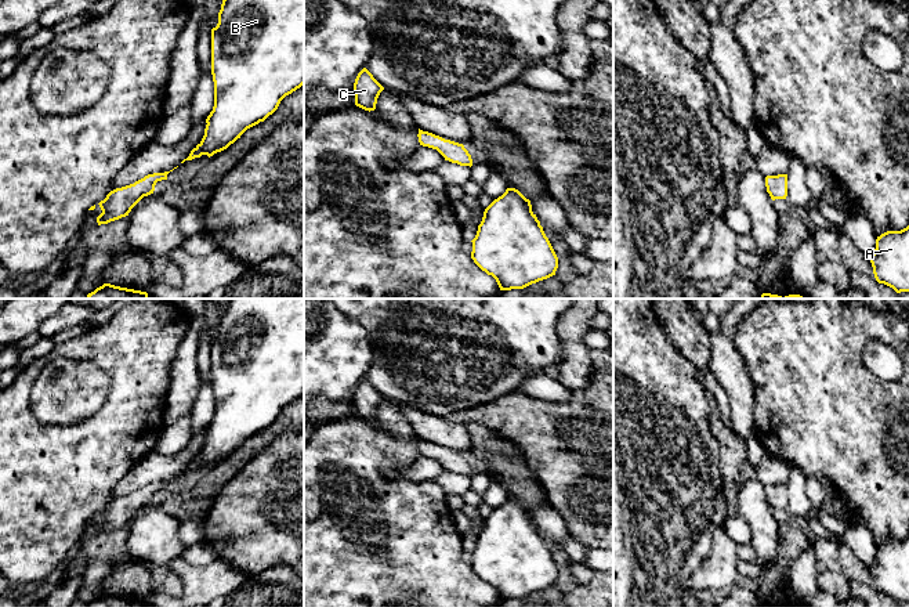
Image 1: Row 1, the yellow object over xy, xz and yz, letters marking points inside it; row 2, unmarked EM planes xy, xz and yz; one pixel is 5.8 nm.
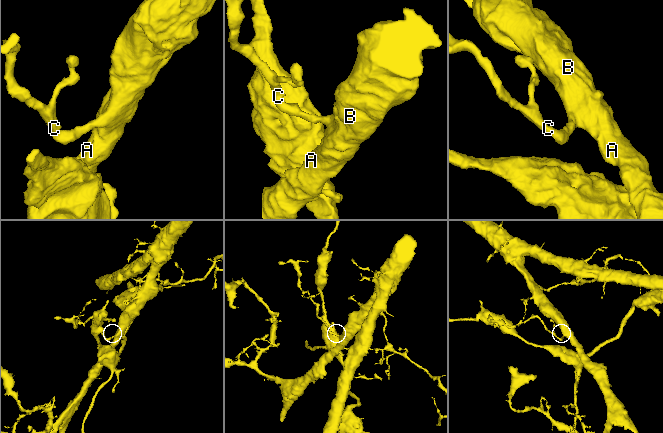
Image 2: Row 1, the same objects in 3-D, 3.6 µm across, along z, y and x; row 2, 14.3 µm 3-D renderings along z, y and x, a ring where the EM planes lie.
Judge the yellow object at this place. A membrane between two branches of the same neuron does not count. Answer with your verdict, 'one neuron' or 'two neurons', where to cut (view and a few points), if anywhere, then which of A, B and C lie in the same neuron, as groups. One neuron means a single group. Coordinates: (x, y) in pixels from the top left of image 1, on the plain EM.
two neurons | xy (134, 492), (144, 491), (152, 497) | A B / C

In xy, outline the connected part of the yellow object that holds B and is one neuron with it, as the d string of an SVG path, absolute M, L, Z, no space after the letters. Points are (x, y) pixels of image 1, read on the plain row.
M232 299L222 310L217 336L211 339L211 384L214 416L206 429L204 445L181 473L227 459L304 394L304 299Z

